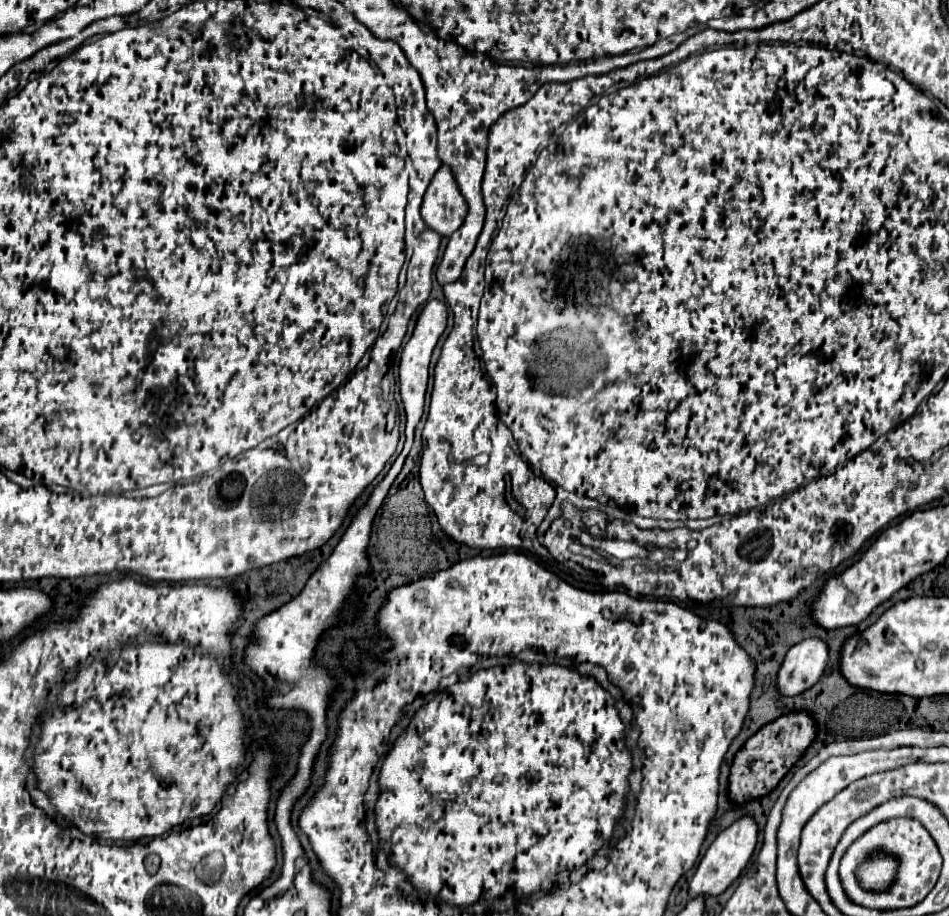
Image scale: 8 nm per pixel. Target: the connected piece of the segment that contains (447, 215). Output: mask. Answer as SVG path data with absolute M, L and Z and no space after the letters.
M442 166L432 178L424 202L422 220L442 236L452 236L466 218L466 200L462 198L448 166Z

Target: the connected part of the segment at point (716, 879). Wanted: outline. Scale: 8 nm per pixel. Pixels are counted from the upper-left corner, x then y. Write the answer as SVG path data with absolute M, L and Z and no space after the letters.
M744 814L734 824L730 824L726 830L722 830L716 836L716 840L710 844L706 854L702 856L694 876L690 880L690 896L696 896L700 892L706 896L722 894L740 876L740 872L748 864L748 860L756 848L756 842L758 842L758 822L748 814Z

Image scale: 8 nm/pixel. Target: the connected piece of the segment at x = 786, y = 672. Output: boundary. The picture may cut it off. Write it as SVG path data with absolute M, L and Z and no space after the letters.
M806 638L794 644L778 672L778 688L784 696L796 696L812 688L824 674L830 646L822 638Z

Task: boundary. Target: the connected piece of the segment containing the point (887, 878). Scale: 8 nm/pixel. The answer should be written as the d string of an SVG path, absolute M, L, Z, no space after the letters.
M876 854L874 860L860 866L860 872L858 872L860 884L866 890L884 890L890 886L896 868L898 868L898 862L894 862L894 858L882 858L882 854Z

